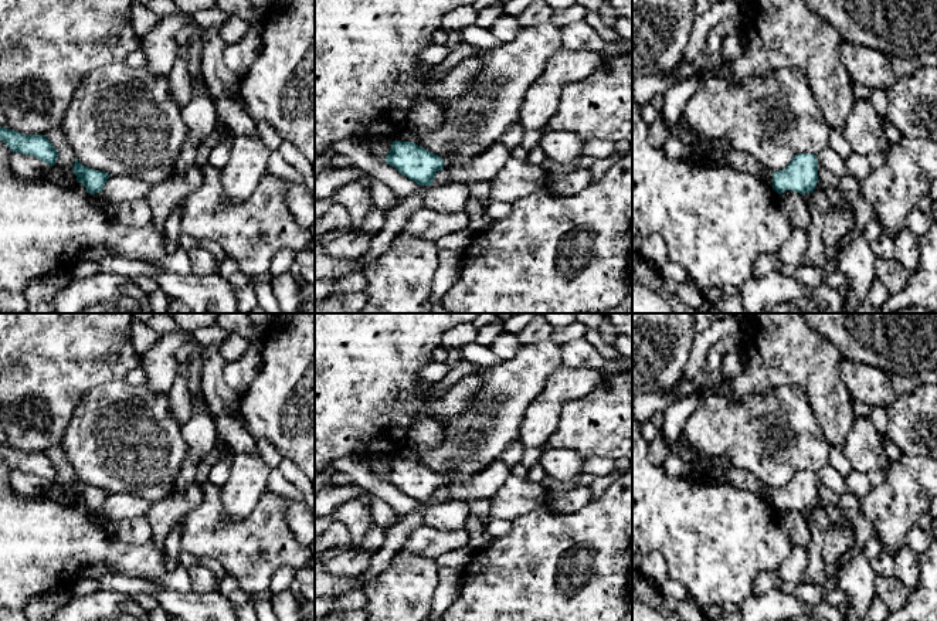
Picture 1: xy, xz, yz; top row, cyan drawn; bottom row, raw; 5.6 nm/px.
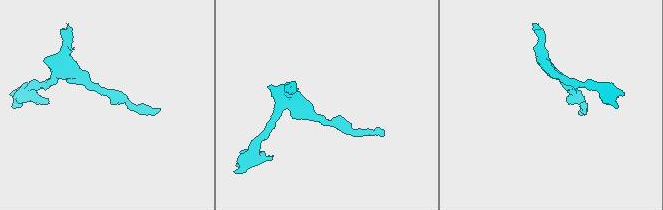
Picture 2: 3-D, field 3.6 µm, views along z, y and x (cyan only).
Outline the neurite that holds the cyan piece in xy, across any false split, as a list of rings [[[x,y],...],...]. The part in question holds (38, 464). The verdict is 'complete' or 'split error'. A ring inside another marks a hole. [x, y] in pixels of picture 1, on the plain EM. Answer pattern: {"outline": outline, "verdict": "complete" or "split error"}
{"outline": [[[0,444],[0,458],[3,458],[11,469],[34,474],[51,485],[58,476],[57,466],[45,452],[23,452]]], "verdict": "complete"}

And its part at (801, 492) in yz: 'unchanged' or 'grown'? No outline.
unchanged

